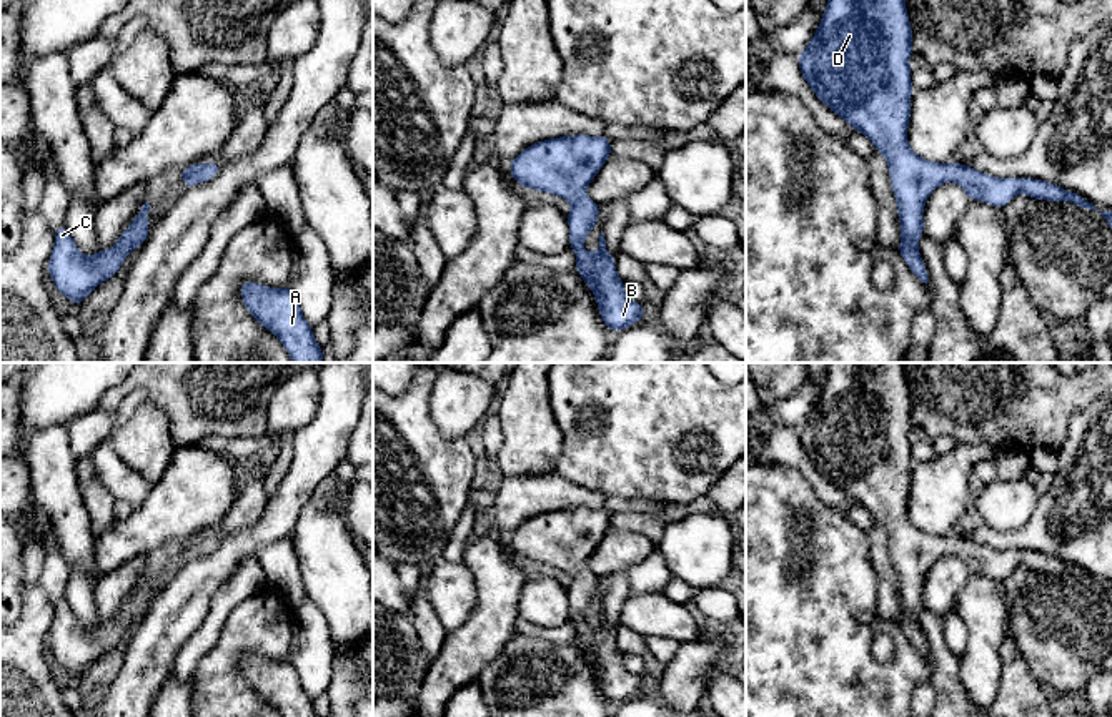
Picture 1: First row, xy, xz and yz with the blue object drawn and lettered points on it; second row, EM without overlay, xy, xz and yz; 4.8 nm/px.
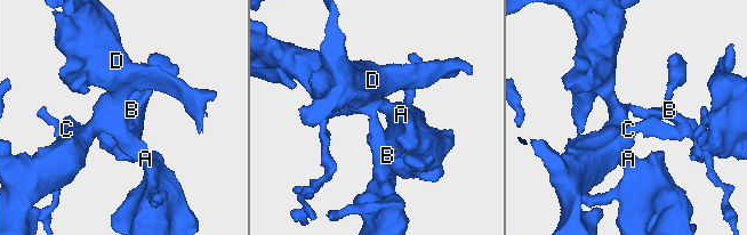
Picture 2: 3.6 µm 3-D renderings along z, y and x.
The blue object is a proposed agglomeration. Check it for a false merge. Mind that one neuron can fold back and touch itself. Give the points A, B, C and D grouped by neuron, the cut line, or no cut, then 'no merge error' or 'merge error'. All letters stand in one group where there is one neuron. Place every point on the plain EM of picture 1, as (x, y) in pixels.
A B C D | no cut | no merge error

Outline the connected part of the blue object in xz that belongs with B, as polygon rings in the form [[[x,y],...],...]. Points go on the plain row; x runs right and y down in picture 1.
[[[604,507],[559,509],[536,514],[511,532],[511,551],[536,564],[548,564],[571,574],[568,586],[569,617],[576,626],[574,642],[594,665],[603,695],[614,705],[638,695],[644,687],[643,675],[624,667],[614,632],[606,622],[604,606],[599,622],[589,627],[583,612],[596,599],[599,577],[586,571],[586,561],[611,529],[611,512]]]

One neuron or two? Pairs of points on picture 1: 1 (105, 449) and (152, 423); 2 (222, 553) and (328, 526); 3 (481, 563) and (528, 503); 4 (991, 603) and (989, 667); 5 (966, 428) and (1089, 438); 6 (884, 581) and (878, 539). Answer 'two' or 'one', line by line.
1: two
2: two
3: two
4: one
5: two
6: one

